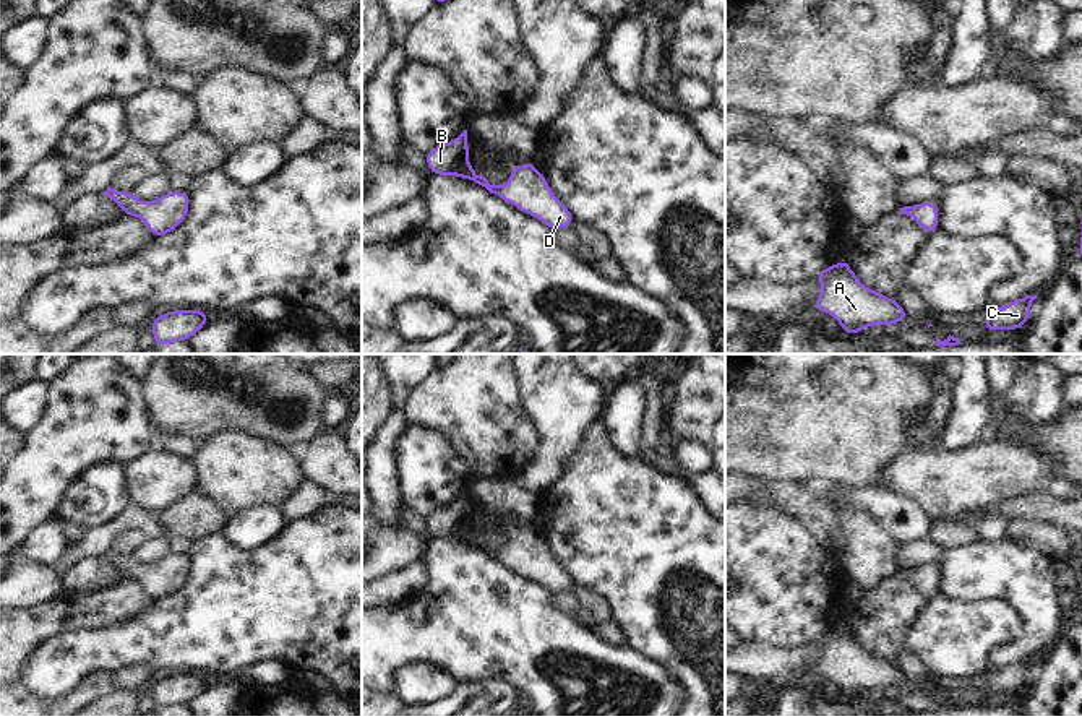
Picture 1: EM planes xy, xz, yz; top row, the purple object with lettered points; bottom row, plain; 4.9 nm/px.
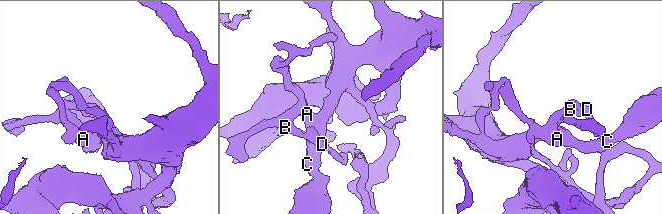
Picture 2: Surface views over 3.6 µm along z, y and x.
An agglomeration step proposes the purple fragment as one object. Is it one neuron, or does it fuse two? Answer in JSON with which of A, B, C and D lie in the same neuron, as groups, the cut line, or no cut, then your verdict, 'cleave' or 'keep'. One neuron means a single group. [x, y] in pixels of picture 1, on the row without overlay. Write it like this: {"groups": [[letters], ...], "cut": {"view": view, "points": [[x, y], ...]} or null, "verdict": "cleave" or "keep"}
{"groups": [["A", "B", "C", "D"]], "cut": null, "verdict": "keep"}

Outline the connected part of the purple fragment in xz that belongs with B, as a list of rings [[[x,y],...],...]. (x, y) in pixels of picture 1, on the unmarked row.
[[[464,494],[457,502],[427,515],[425,524],[432,539],[454,539],[475,546],[524,578],[537,581],[550,594],[566,593],[574,586],[573,576],[555,560],[532,524],[513,531],[506,549],[490,549],[470,531],[469,516]]]

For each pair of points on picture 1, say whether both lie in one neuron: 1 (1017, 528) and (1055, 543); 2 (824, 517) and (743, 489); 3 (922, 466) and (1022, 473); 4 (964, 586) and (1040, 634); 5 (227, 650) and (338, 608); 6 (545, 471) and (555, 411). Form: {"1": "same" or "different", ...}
{"1": "same", "2": "same", "3": "same", "4": "same", "5": "same", "6": "same"}

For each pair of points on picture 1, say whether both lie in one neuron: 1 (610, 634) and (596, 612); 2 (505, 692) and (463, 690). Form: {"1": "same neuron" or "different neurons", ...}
{"1": "different neurons", "2": "same neuron"}

